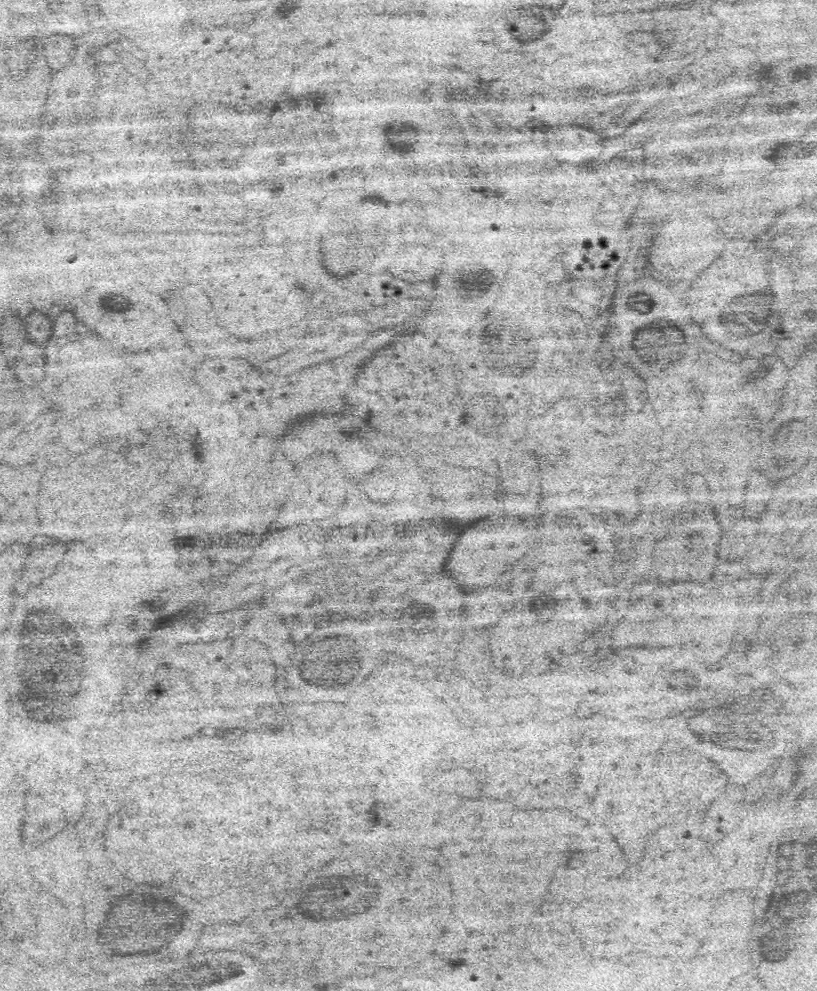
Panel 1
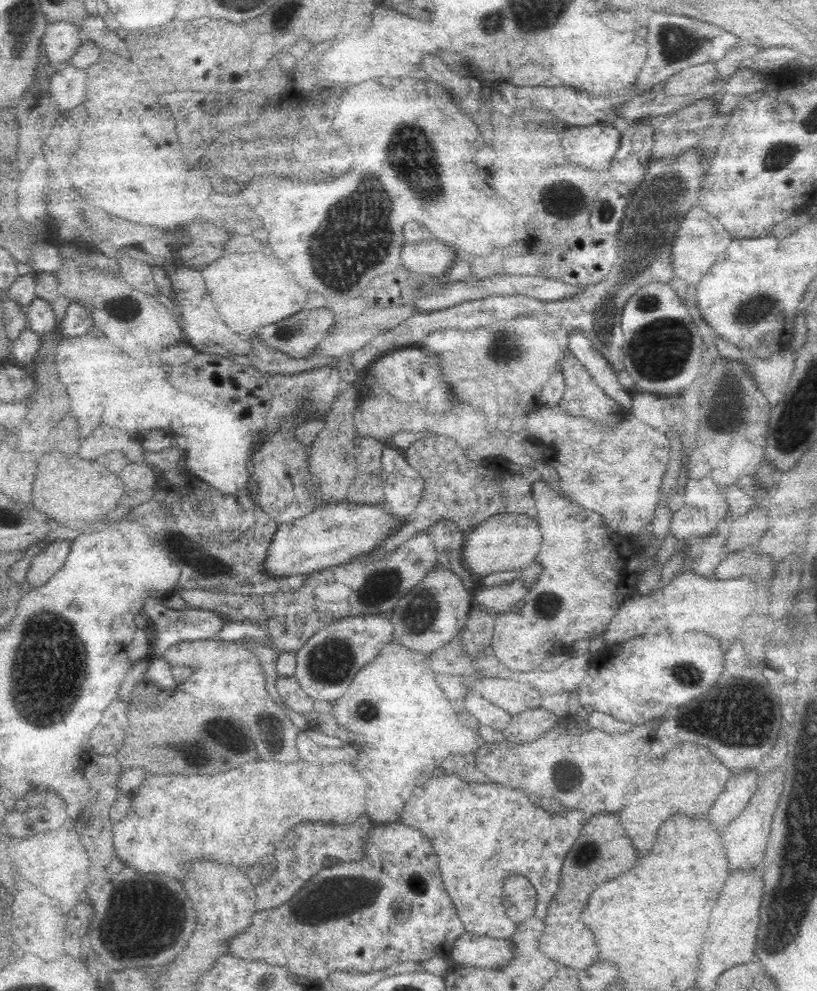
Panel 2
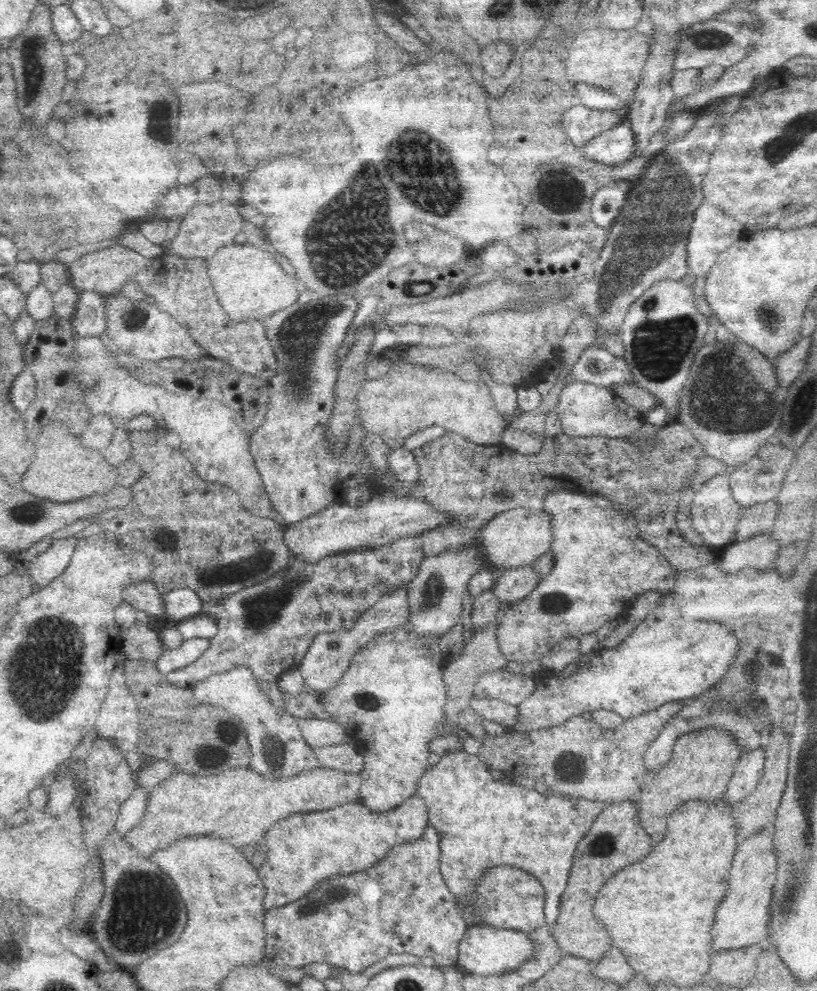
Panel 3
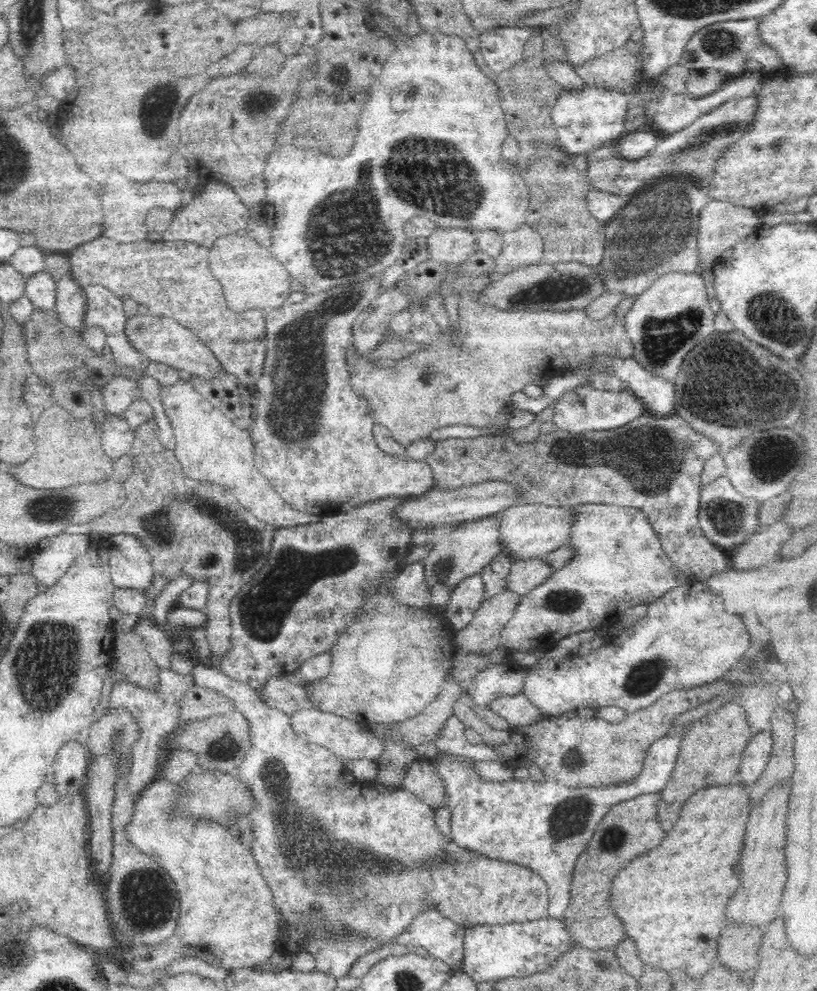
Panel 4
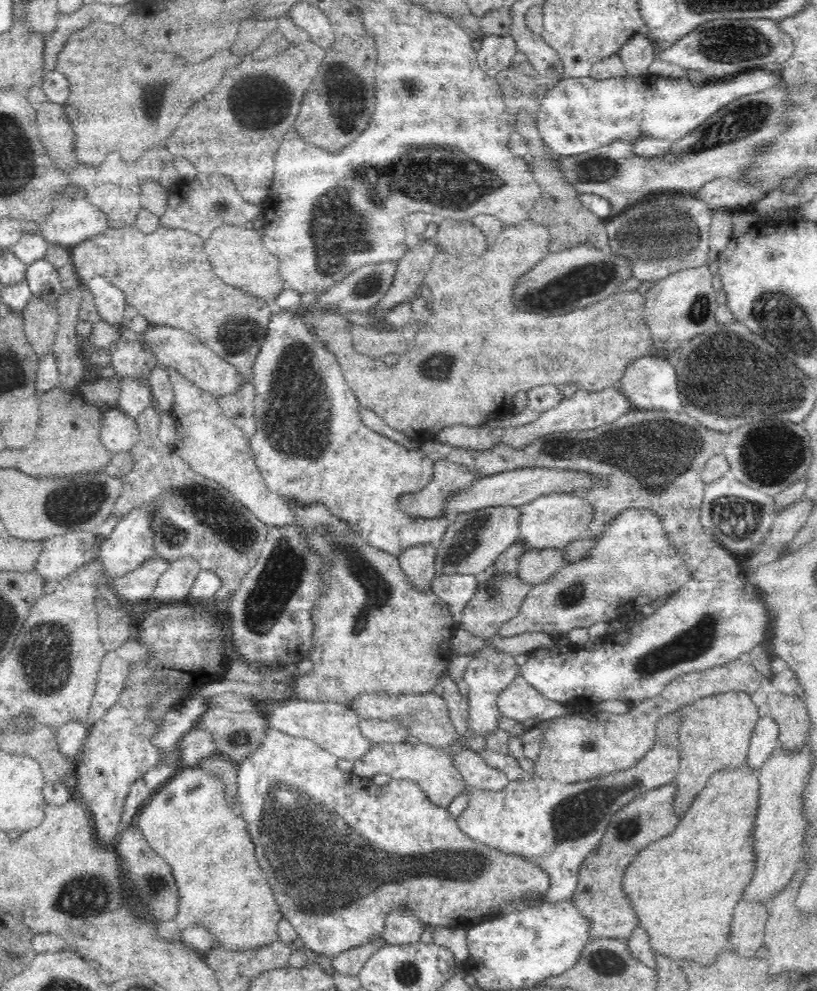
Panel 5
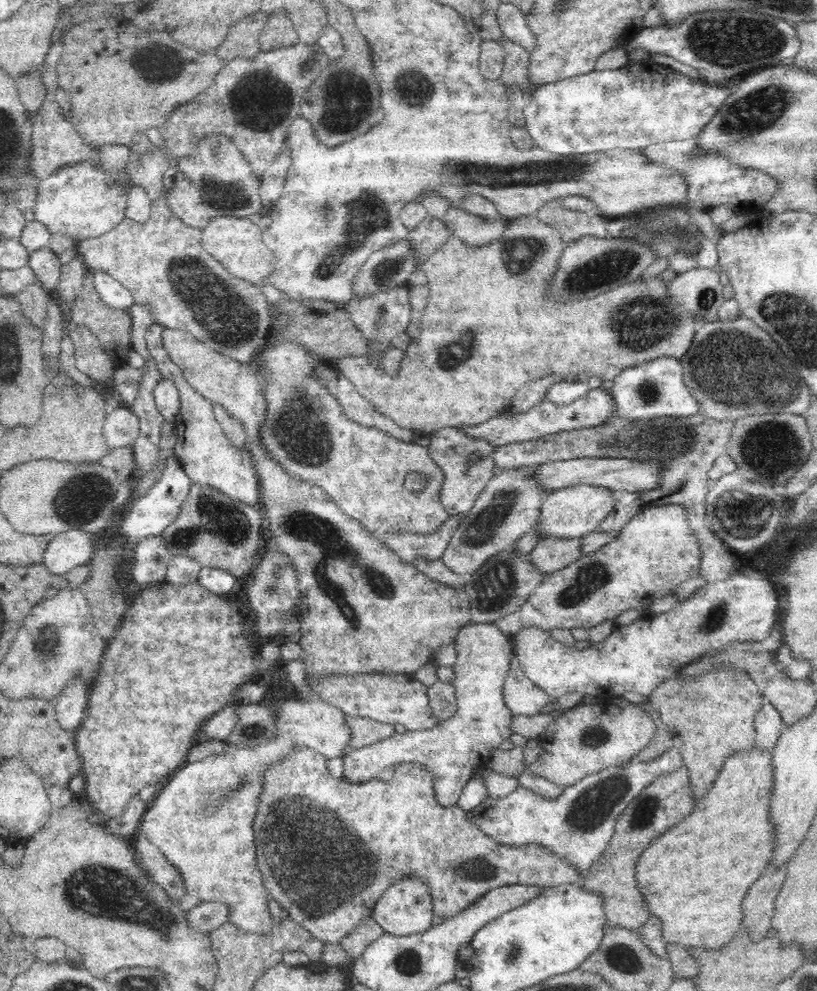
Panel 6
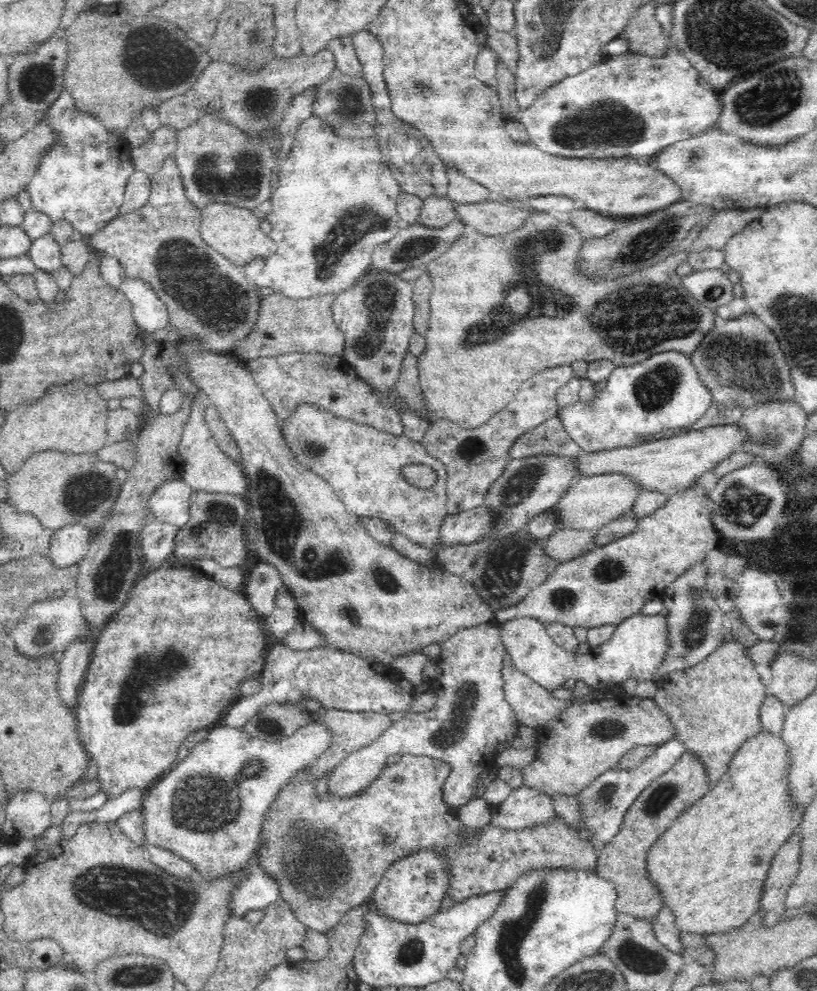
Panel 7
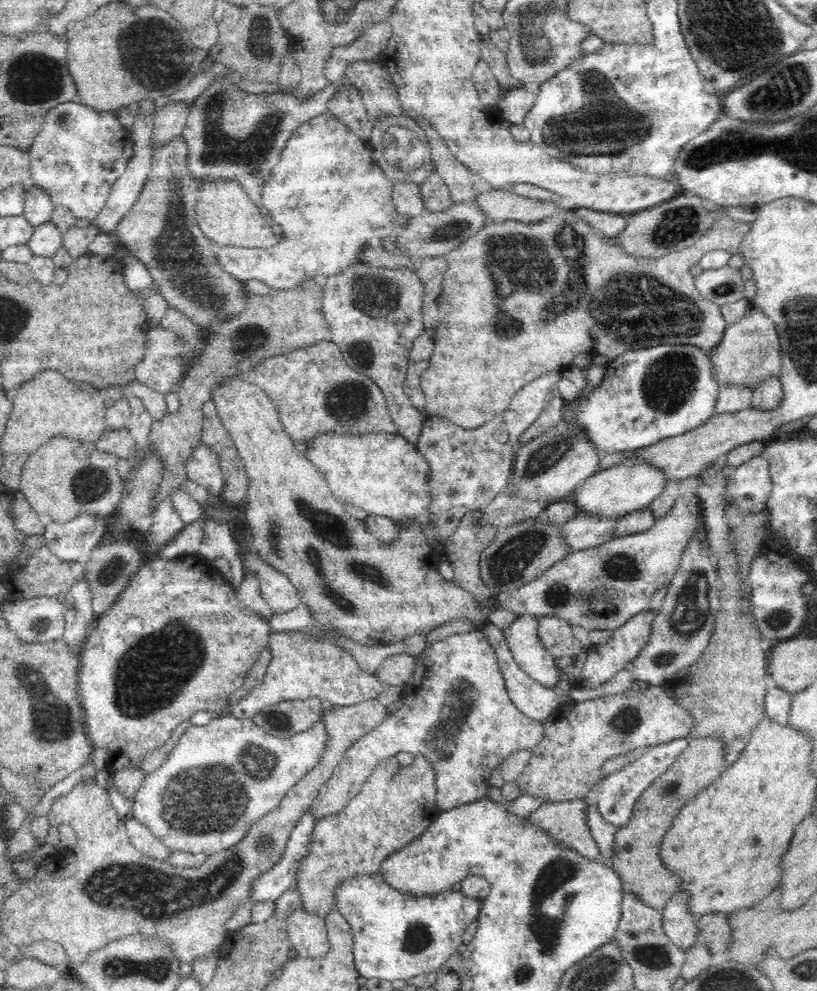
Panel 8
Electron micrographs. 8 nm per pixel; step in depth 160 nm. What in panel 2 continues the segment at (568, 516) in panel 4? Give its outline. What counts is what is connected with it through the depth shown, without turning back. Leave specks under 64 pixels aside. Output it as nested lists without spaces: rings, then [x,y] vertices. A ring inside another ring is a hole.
[[[498,513],[488,517],[466,533],[463,546],[464,565],[472,575],[482,579],[494,572],[523,570],[535,561],[541,549],[541,532],[536,516],[520,513]]]

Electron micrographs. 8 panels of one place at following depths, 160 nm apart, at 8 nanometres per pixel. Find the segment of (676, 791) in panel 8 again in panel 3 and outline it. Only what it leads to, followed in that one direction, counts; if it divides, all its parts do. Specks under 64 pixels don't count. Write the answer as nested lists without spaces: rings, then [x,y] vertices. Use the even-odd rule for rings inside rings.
[[[632,802],[610,804],[602,814],[598,814],[596,822],[592,824],[590,832],[580,840],[574,854],[570,880],[560,902],[560,916],[554,926],[554,938],[566,954],[586,960],[604,956],[604,952],[610,948],[610,938],[604,924],[592,914],[596,894],[614,872],[648,856],[650,850],[650,838],[642,830],[642,826],[636,824],[636,806]]]

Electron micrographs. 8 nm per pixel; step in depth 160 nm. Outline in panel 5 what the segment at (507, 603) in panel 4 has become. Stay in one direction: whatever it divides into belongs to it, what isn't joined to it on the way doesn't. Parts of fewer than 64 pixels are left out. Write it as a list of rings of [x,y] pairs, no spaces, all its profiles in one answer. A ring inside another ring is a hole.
[[[491,569],[488,571],[491,577],[478,585],[476,596],[466,604],[466,608],[462,612],[464,616],[462,616],[460,624],[460,627],[466,629],[472,636],[481,639],[489,639],[498,635],[500,626],[518,614],[520,606],[532,588],[532,584],[526,584],[517,574],[500,576],[493,574]]]

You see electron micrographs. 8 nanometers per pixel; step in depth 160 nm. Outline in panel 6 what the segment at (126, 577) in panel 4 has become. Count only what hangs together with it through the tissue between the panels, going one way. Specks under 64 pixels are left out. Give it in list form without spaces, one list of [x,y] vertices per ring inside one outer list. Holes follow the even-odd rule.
[[[175,455],[169,456],[165,460],[162,476],[156,481],[156,484],[141,497],[132,502],[131,507],[125,509],[122,525],[118,533],[126,539],[125,547],[132,553],[132,550],[148,536],[161,534],[165,528],[177,517],[180,512],[181,504],[191,491],[191,480],[186,474],[183,464]]]

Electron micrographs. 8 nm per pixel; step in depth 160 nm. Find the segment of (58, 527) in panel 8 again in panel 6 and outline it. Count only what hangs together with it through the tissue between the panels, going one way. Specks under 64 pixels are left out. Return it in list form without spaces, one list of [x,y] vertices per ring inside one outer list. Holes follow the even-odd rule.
[[[71,530],[54,535],[42,564],[54,574],[70,572],[76,566],[90,563],[95,554],[92,533]]]

